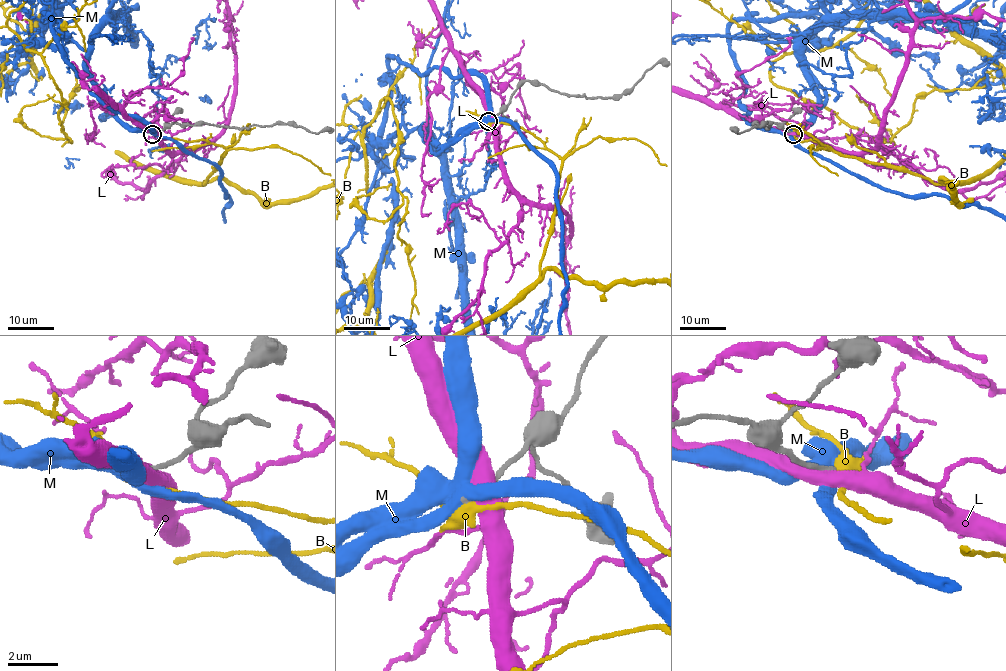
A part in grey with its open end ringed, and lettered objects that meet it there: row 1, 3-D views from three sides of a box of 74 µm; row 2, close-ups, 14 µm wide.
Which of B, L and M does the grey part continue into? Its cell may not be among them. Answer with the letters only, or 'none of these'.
none of these

